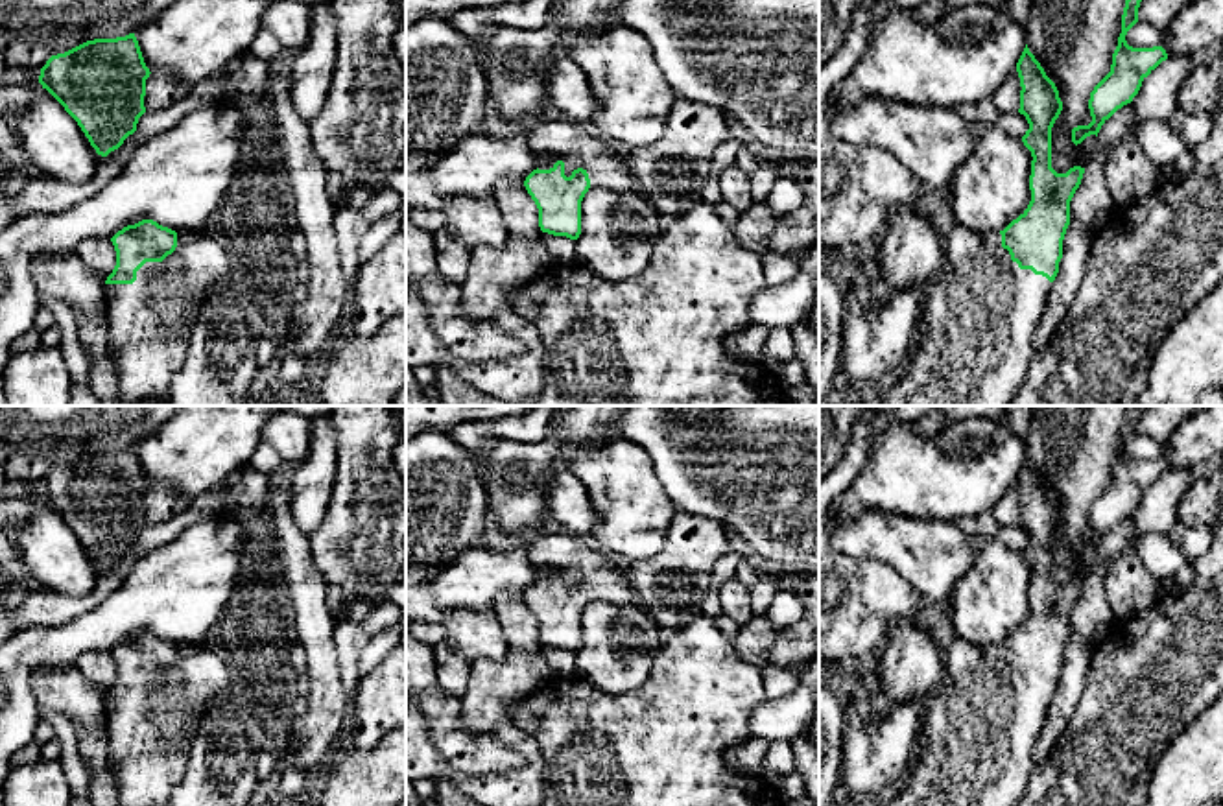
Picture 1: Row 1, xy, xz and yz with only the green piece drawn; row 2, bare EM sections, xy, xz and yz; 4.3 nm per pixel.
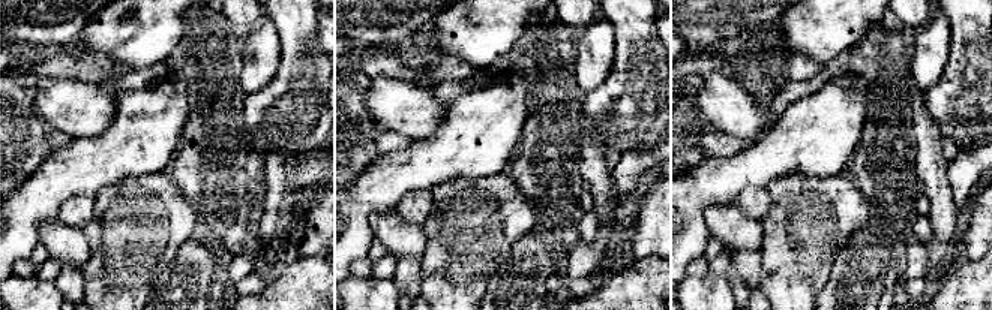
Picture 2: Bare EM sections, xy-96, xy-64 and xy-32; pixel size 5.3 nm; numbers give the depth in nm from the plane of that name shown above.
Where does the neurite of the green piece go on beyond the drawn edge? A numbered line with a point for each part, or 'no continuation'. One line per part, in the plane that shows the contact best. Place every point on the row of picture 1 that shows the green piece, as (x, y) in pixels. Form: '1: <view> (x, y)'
1: xy (150, 321)

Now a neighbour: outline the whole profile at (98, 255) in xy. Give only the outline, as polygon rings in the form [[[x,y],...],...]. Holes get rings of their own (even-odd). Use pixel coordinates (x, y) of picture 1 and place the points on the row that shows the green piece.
[[[89,238],[77,247],[79,260],[98,277],[100,280],[107,280],[116,266],[116,251],[111,242]]]

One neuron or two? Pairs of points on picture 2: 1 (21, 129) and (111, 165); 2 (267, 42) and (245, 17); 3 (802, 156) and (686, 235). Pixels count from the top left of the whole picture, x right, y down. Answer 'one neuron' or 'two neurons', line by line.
1: two neurons
2: two neurons
3: one neuron

